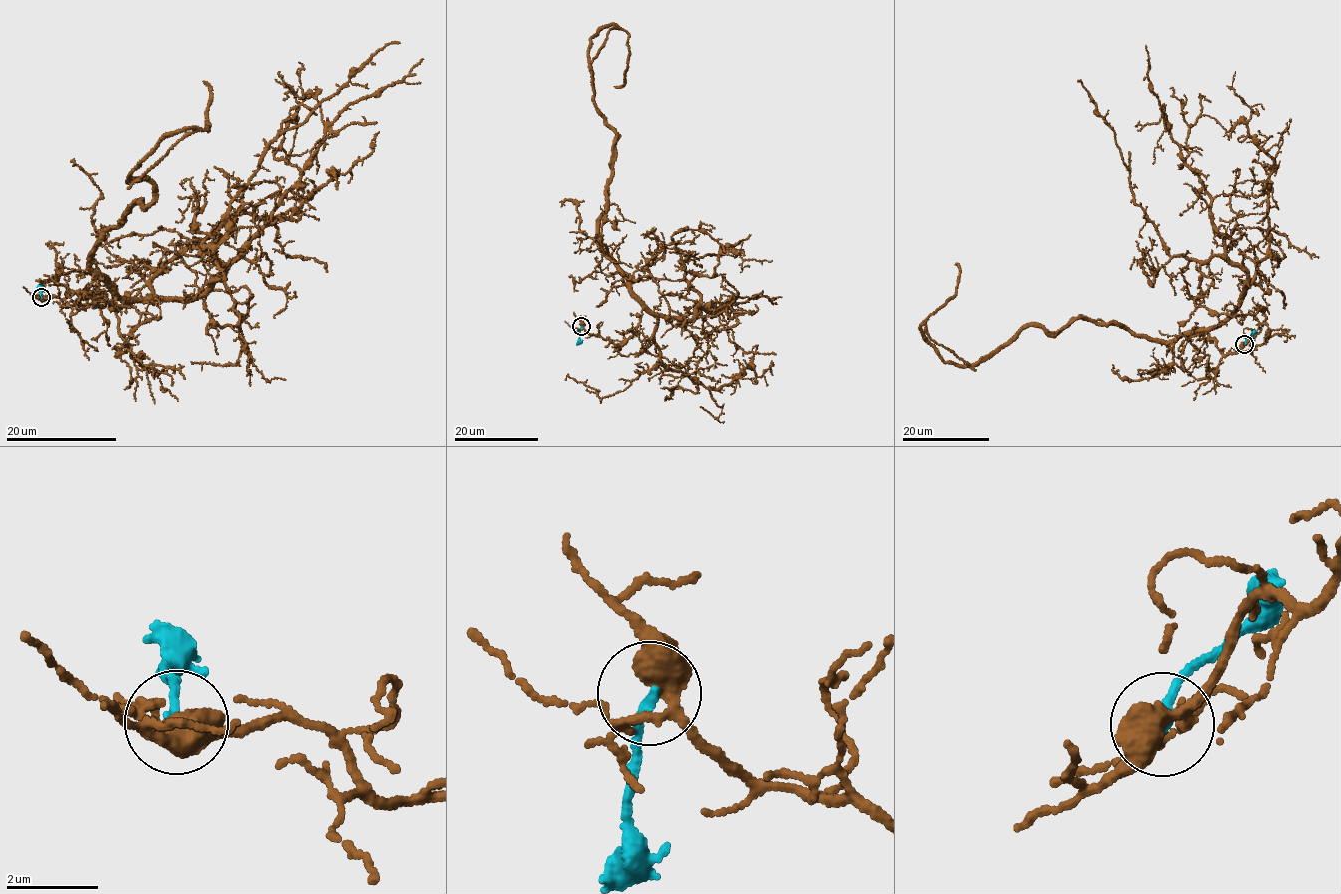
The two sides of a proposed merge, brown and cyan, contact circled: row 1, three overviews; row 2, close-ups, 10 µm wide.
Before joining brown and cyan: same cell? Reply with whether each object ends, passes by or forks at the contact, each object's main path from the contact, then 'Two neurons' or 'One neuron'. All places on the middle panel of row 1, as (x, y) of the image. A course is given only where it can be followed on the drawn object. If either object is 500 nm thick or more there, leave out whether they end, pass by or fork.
At the ring brown forks. At the ring cyan ends. Course of brown: (581, 326), (620, 346), (643, 307), (598, 240), (617, 134), (590, 37), (612, 25), (629, 52), (614, 86). Course of cyan: (581, 326), (578, 344). Two neurons

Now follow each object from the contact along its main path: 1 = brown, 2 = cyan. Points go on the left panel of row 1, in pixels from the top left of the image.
1: (41, 297), (130, 300), (92, 254), (133, 202), (153, 200), (128, 178), (140, 160), (207, 130), (203, 81)
2: (41, 297), (41, 285)

